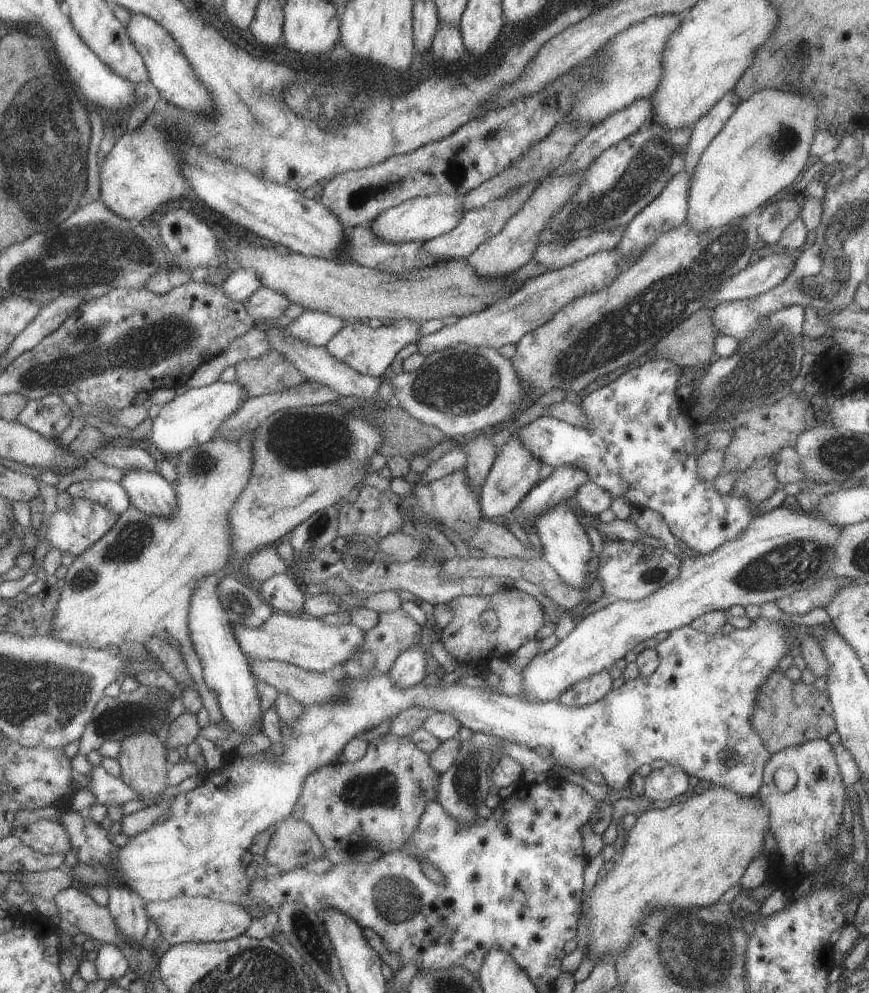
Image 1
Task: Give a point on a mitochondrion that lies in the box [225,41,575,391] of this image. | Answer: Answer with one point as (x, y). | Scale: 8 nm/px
(334, 109)

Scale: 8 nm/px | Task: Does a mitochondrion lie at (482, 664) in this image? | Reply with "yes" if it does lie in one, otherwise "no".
no

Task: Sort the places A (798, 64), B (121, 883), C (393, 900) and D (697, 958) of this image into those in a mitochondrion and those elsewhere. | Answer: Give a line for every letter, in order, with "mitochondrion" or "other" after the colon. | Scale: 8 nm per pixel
A: mitochondrion
B: other
C: mitochondrion
D: mitochondrion

